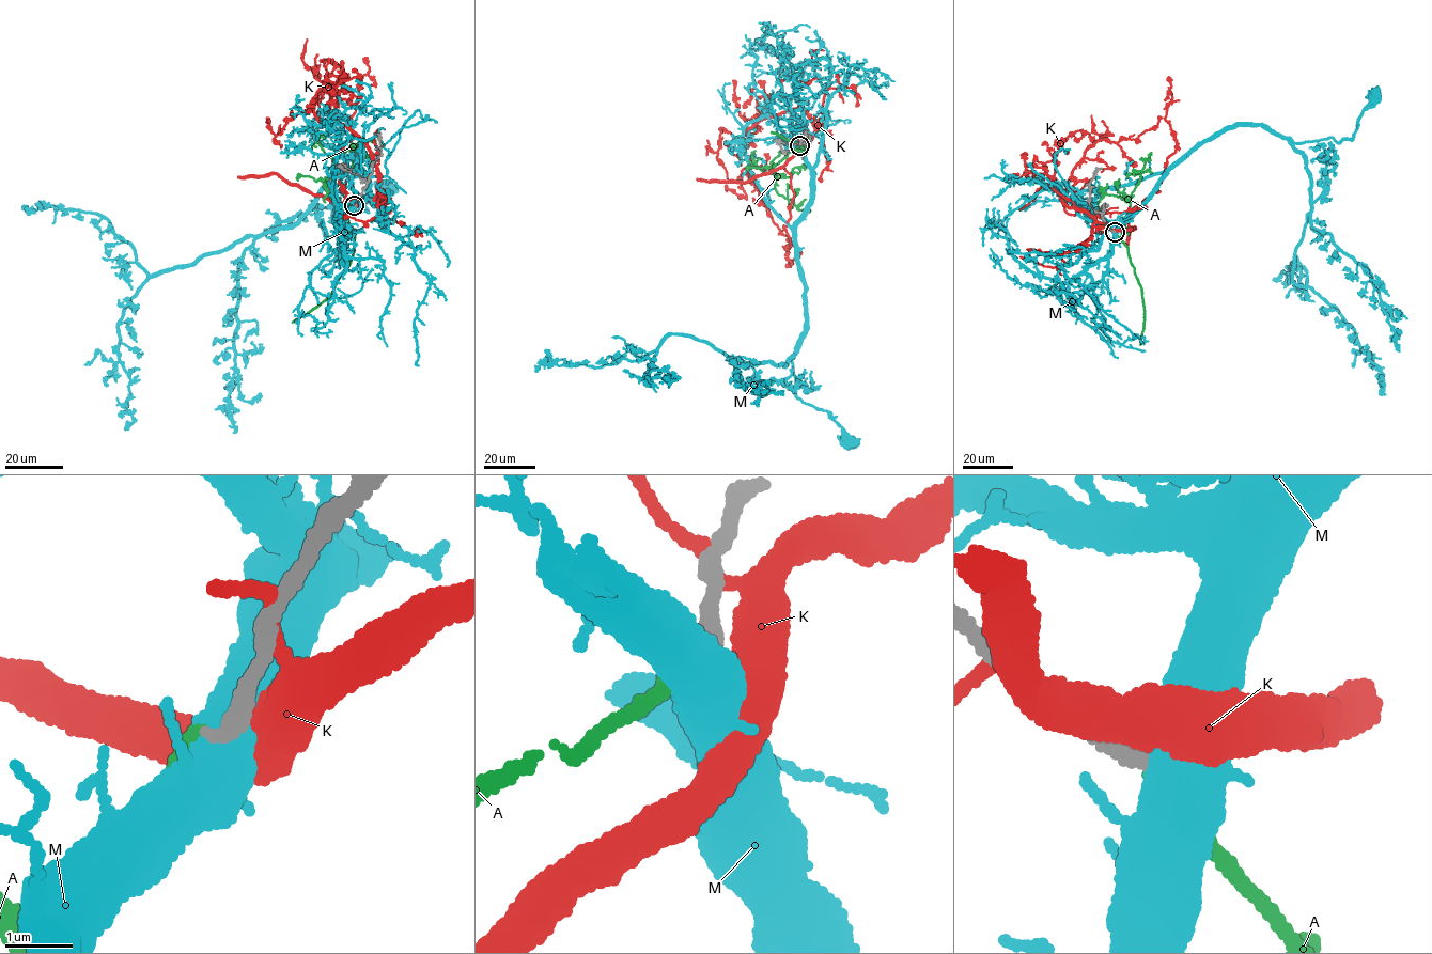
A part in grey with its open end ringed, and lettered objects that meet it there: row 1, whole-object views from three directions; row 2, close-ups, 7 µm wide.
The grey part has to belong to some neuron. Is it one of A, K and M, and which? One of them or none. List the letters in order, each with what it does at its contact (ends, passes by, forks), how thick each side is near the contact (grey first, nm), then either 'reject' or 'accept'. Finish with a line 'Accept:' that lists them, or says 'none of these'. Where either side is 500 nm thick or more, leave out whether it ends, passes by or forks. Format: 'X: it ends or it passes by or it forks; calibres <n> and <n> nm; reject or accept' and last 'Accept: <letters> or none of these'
A: it ends; calibres 280 and 190 nm; accept
K: calibres 320 and 550 nm; reject
M: calibres 300 and 550 nm; reject
Accept: A

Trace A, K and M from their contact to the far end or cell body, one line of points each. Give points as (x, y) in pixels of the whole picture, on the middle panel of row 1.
A: (799, 145), (795, 150), (804, 151), (809, 145), (803, 147), (771, 133)
K: (802, 145), (814, 128), (812, 119), (798, 108), (759, 119), (743, 137), (762, 204), (787, 241)
M: (799, 145), (812, 175), (794, 244), (806, 306), (804, 338), (792, 359), (794, 392), (826, 410), (851, 443)

